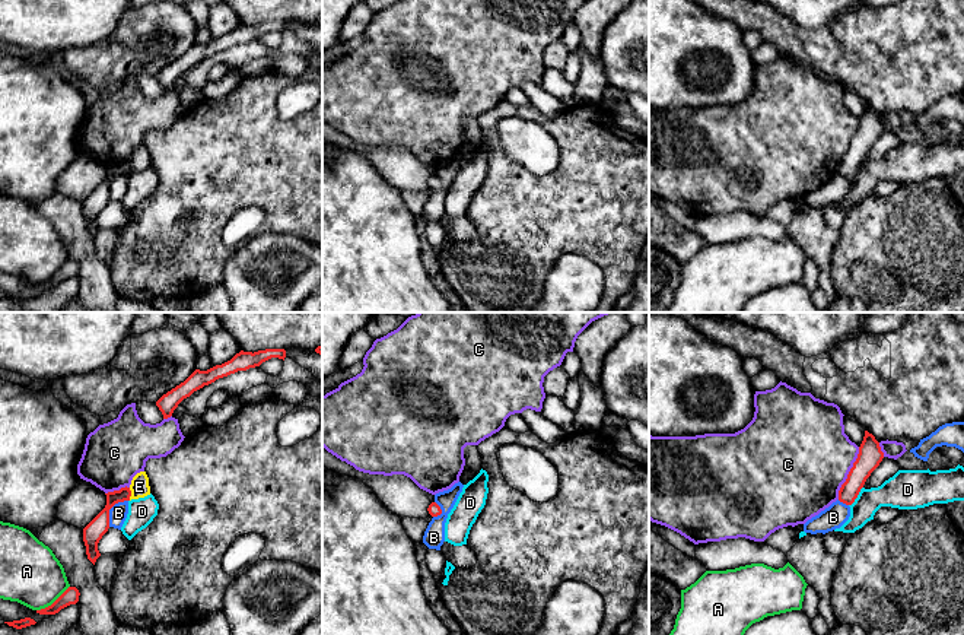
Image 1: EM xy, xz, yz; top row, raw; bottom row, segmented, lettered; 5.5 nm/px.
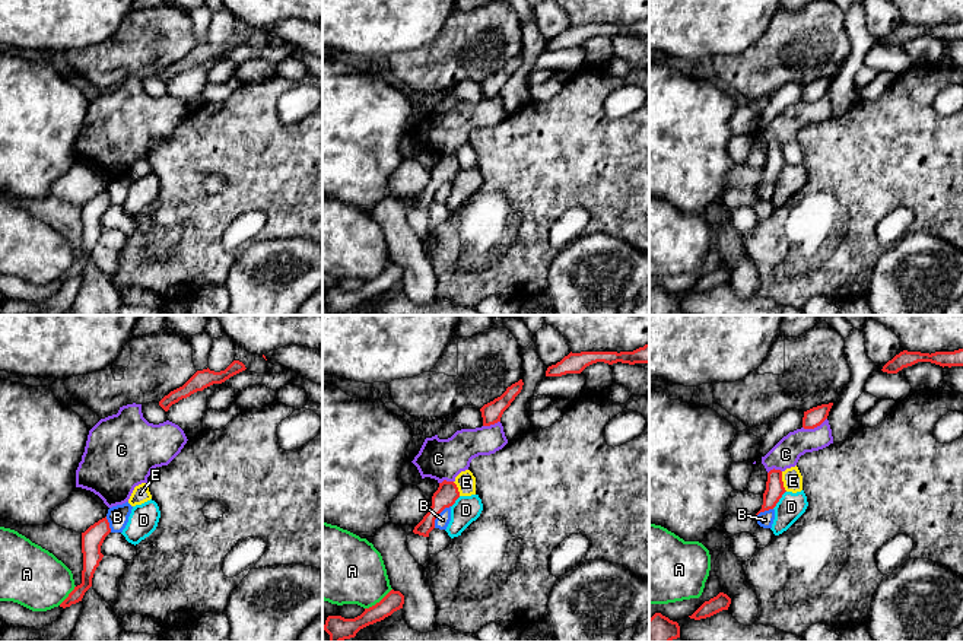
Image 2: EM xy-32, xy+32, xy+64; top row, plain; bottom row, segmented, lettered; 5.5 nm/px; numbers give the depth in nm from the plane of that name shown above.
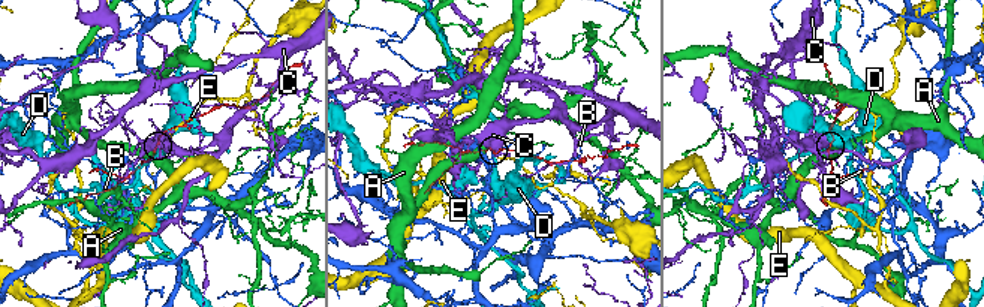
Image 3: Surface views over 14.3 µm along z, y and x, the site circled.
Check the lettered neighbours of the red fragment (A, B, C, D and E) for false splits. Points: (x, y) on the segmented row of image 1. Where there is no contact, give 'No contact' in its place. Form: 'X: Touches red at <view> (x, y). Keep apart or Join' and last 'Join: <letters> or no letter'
A: Touches red at xy (54, 602). Keep apart
B: Touches red at xy (110, 508). Join
C: Touches red at yz (849, 473). Keep apart
D: Touches red at yz (856, 497). Keep apart
E: Touches red at xy (130, 494). Keep apart
Join: B

